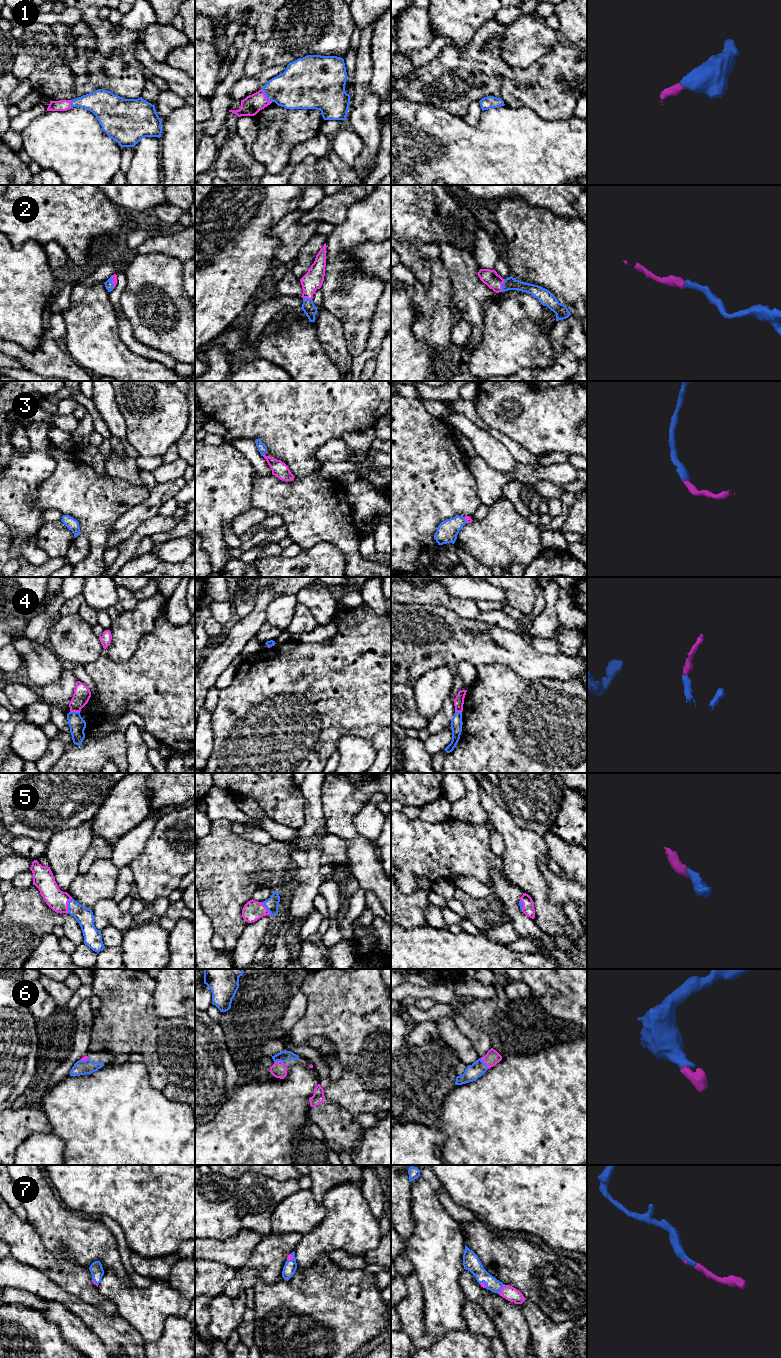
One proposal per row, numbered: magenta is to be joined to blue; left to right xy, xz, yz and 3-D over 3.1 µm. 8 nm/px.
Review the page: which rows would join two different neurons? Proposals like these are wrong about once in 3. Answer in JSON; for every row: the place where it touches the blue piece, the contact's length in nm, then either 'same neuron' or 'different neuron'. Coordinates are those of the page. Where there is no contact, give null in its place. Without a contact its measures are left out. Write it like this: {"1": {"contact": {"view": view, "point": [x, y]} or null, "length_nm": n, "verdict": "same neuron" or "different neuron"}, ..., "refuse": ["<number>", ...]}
{"1": {"contact": {"view": "xz", "point": [266, 97]}, "length_nm": 140, "verdict": "same neuron"}, "2": {"contact": {"view": "yz", "point": [502, 285]}, "length_nm": 110, "verdict": "same neuron"}, "3": {"contact": {"view": "xz", "point": [263, 454]}, "length_nm": 30, "verdict": "same neuron"}, "4": {"contact": {"view": "xy", "point": [75, 712]}, "length_nm": 80, "verdict": "different neuron"}, "5": {"contact": {"view": "xy", "point": [68, 905]}, "length_nm": 120, "verdict": "same neuron"}, "6": {"contact": {"view": "yz", "point": [484, 1063]}, "length_nm": 110, "verdict": "same neuron"}, "7": {"contact": {"view": "yz", "point": [501, 1288]}, "length_nm": 90, "verdict": "same neuron"}, "refuse": ["4"]}

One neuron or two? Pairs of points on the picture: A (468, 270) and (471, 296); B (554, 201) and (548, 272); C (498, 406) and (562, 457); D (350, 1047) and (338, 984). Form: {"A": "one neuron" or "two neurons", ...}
{"A": "one neuron", "B": "two neurons", "C": "two neurons", "D": "one neuron"}

